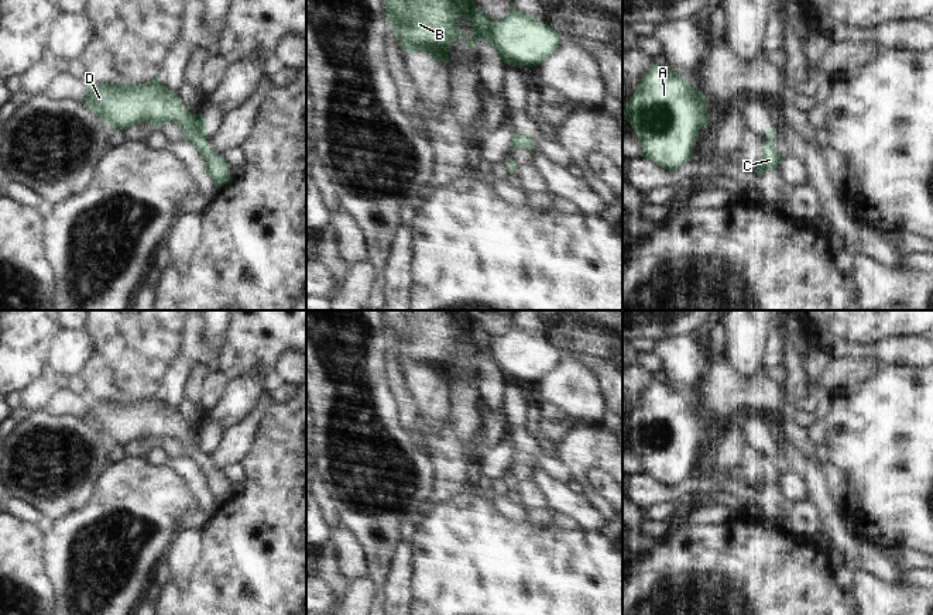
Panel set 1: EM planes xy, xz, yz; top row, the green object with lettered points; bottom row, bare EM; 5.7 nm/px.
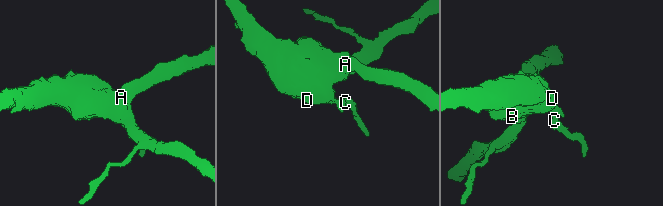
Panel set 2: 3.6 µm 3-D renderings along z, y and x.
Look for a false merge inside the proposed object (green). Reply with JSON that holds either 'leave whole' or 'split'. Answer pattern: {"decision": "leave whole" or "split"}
{"decision": "leave whole"}

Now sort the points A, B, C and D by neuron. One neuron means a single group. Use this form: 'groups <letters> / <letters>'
groups A B C D

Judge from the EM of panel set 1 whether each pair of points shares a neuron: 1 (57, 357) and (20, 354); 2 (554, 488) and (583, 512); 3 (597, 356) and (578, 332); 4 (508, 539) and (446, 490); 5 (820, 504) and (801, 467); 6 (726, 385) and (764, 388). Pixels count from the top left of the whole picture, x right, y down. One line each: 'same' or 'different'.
1: different
2: same
3: same
4: different
5: same
6: same

